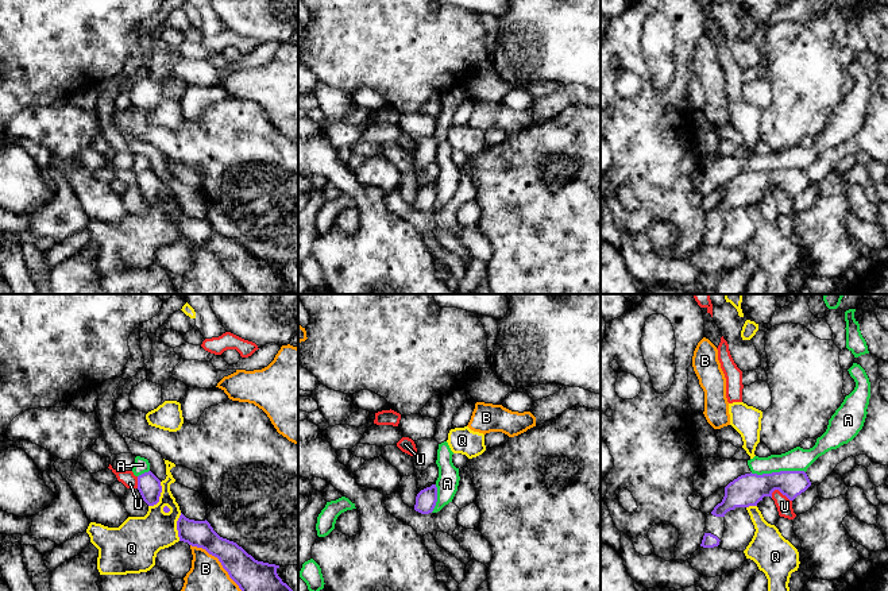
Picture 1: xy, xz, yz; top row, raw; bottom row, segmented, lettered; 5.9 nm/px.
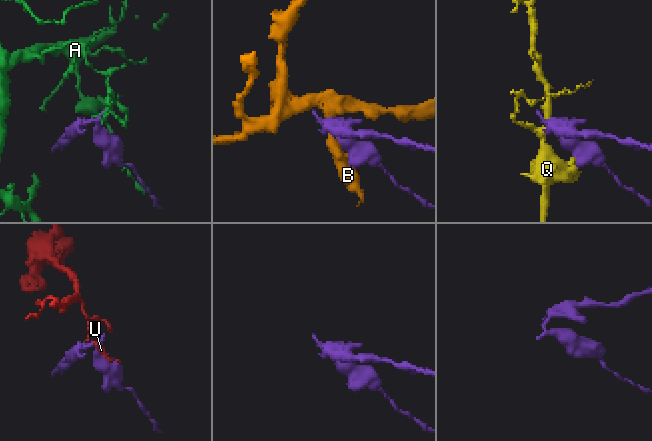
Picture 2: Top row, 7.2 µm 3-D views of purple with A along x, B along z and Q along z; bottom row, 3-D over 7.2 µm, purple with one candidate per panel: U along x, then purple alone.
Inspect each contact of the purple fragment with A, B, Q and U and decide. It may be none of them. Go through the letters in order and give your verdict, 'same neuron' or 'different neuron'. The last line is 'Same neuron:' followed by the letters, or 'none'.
A: different neuron
B: different neuron
Q: different neuron
U: different neuron
Same neuron: none

